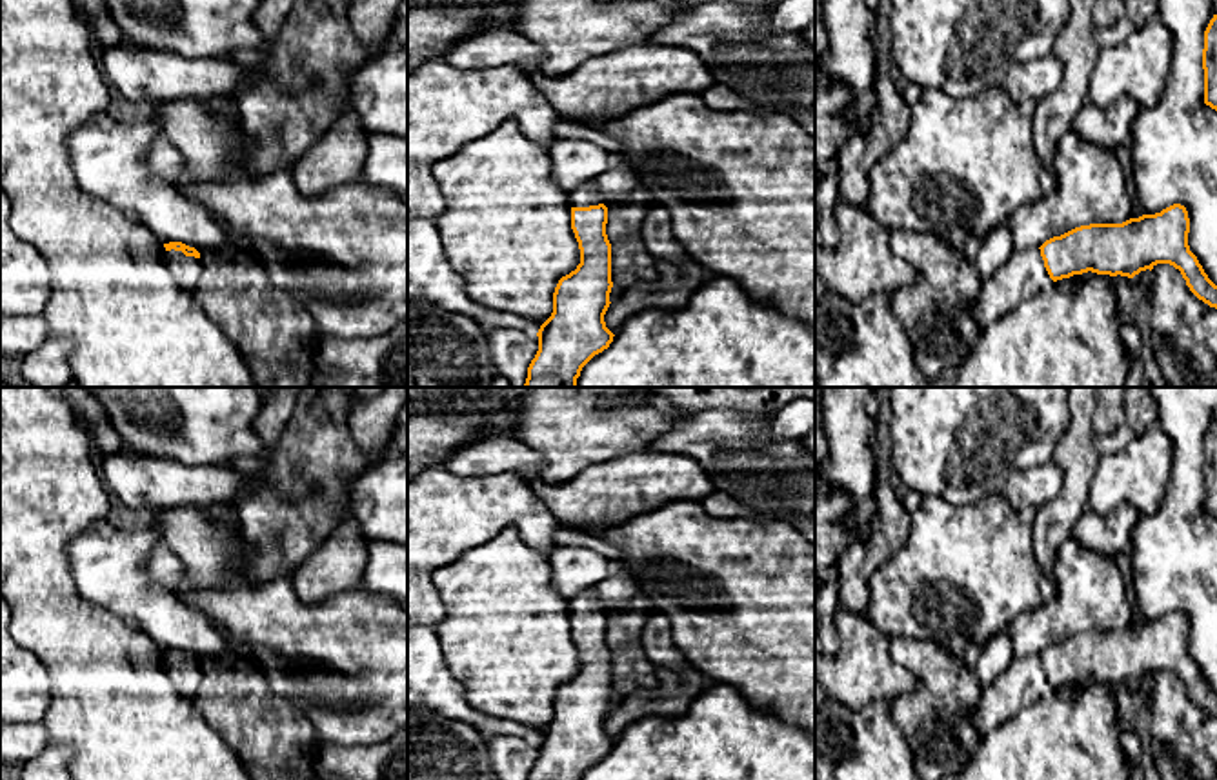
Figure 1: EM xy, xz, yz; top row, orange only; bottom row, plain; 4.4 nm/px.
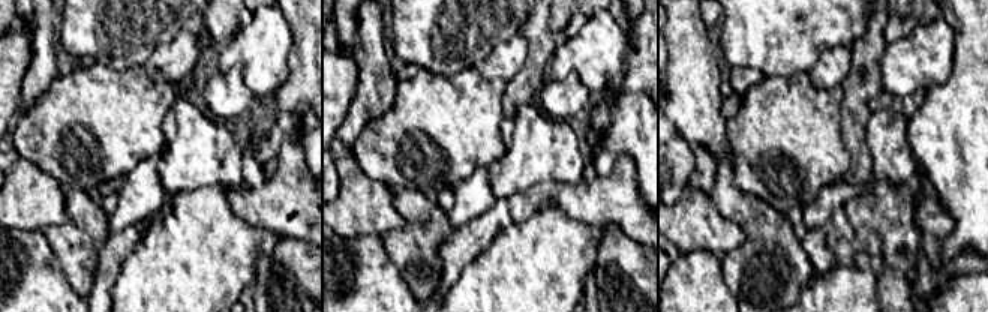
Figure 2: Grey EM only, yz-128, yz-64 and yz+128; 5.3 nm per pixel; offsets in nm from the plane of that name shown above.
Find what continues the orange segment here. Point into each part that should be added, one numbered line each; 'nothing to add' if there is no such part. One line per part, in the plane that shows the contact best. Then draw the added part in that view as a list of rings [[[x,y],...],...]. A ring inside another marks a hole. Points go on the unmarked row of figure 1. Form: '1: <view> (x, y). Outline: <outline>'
1: xy (186, 677). Outline: [[[171,656],[164,658],[164,671],[180,695],[195,700],[200,684],[200,665]]]

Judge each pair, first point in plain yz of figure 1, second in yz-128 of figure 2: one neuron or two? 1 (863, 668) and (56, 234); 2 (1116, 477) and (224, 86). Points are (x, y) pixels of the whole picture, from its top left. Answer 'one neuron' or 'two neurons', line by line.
1: two neurons
2: two neurons

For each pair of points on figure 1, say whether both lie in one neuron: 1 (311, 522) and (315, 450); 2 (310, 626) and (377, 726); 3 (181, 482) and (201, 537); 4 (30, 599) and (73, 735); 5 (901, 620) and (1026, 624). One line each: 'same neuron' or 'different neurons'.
1: same neuron
2: same neuron
3: different neurons
4: same neuron
5: different neurons

